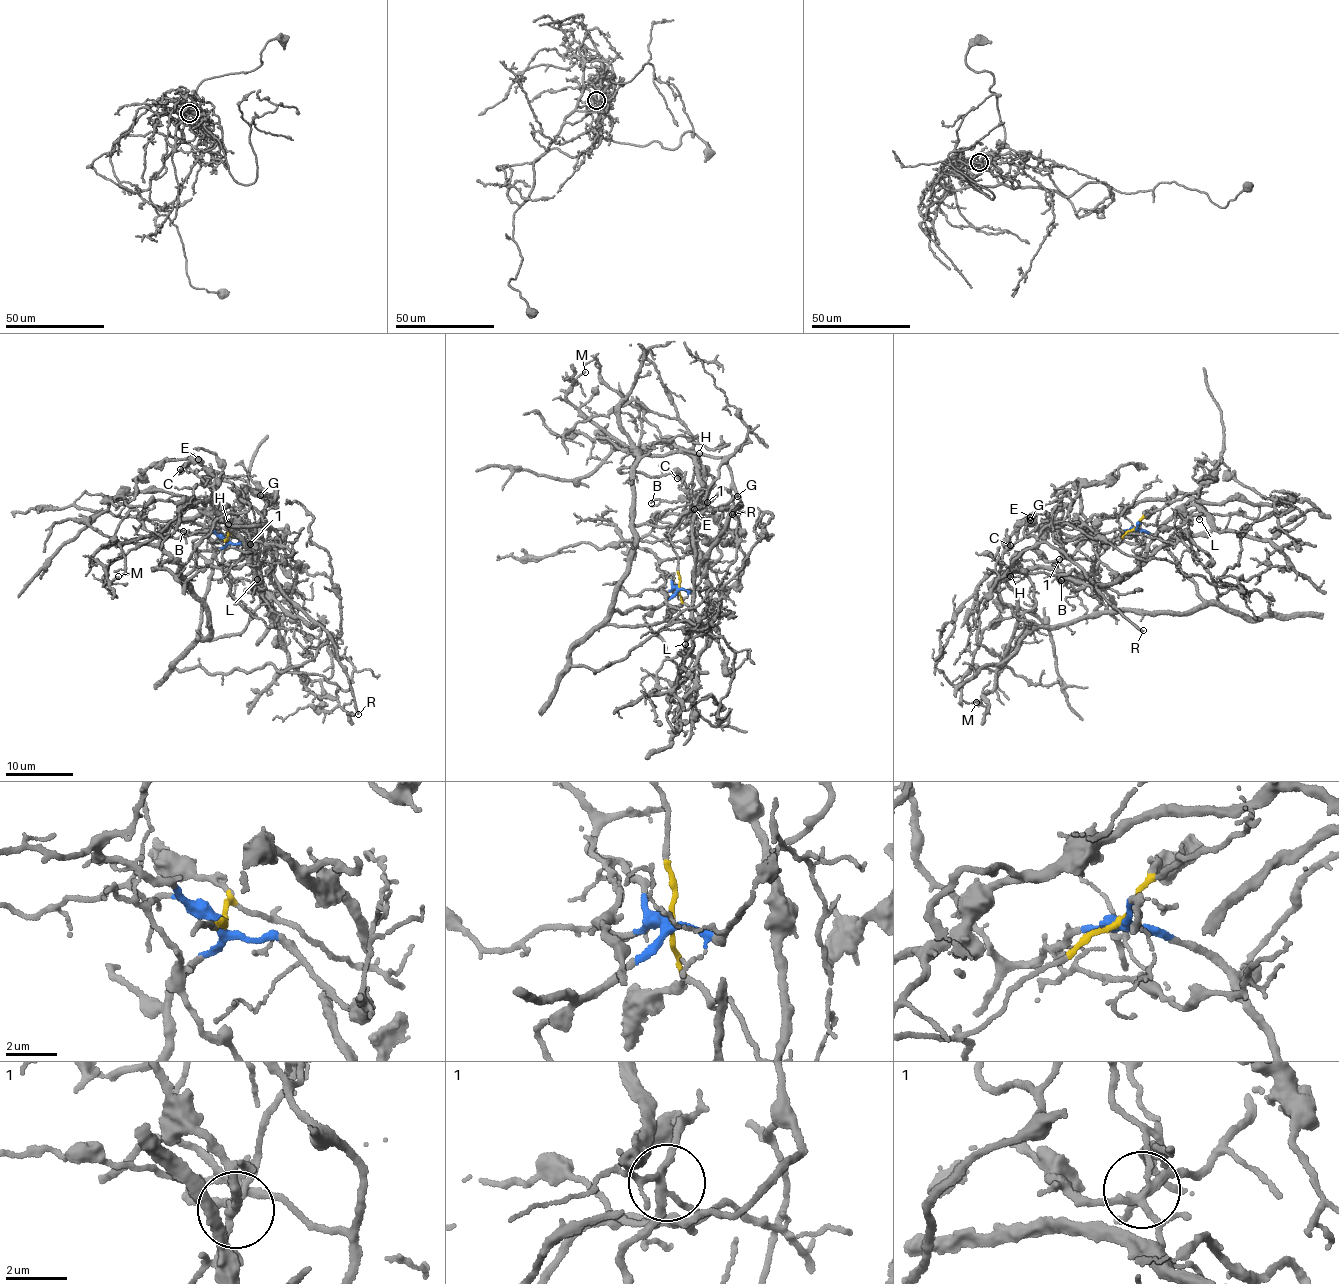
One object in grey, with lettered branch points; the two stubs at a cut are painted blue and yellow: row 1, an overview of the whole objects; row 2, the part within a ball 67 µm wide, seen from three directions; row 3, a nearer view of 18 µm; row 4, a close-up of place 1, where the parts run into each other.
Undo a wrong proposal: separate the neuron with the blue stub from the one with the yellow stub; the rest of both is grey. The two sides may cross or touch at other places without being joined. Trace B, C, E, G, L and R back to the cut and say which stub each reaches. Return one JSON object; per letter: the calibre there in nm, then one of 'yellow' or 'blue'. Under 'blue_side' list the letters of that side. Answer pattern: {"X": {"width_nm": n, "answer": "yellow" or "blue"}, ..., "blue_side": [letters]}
{"B": {"width_nm": 140, "answer": "yellow"}, "C": {"width_nm": 200, "answer": "yellow"}, "E": {"width_nm": 180, "answer": "yellow"}, "G": {"width_nm": 170, "answer": "yellow"}, "L": {"width_nm": 160, "answer": "yellow"}, "R": {"width_nm": 200, "answer": "yellow"}, "blue_side": []}

